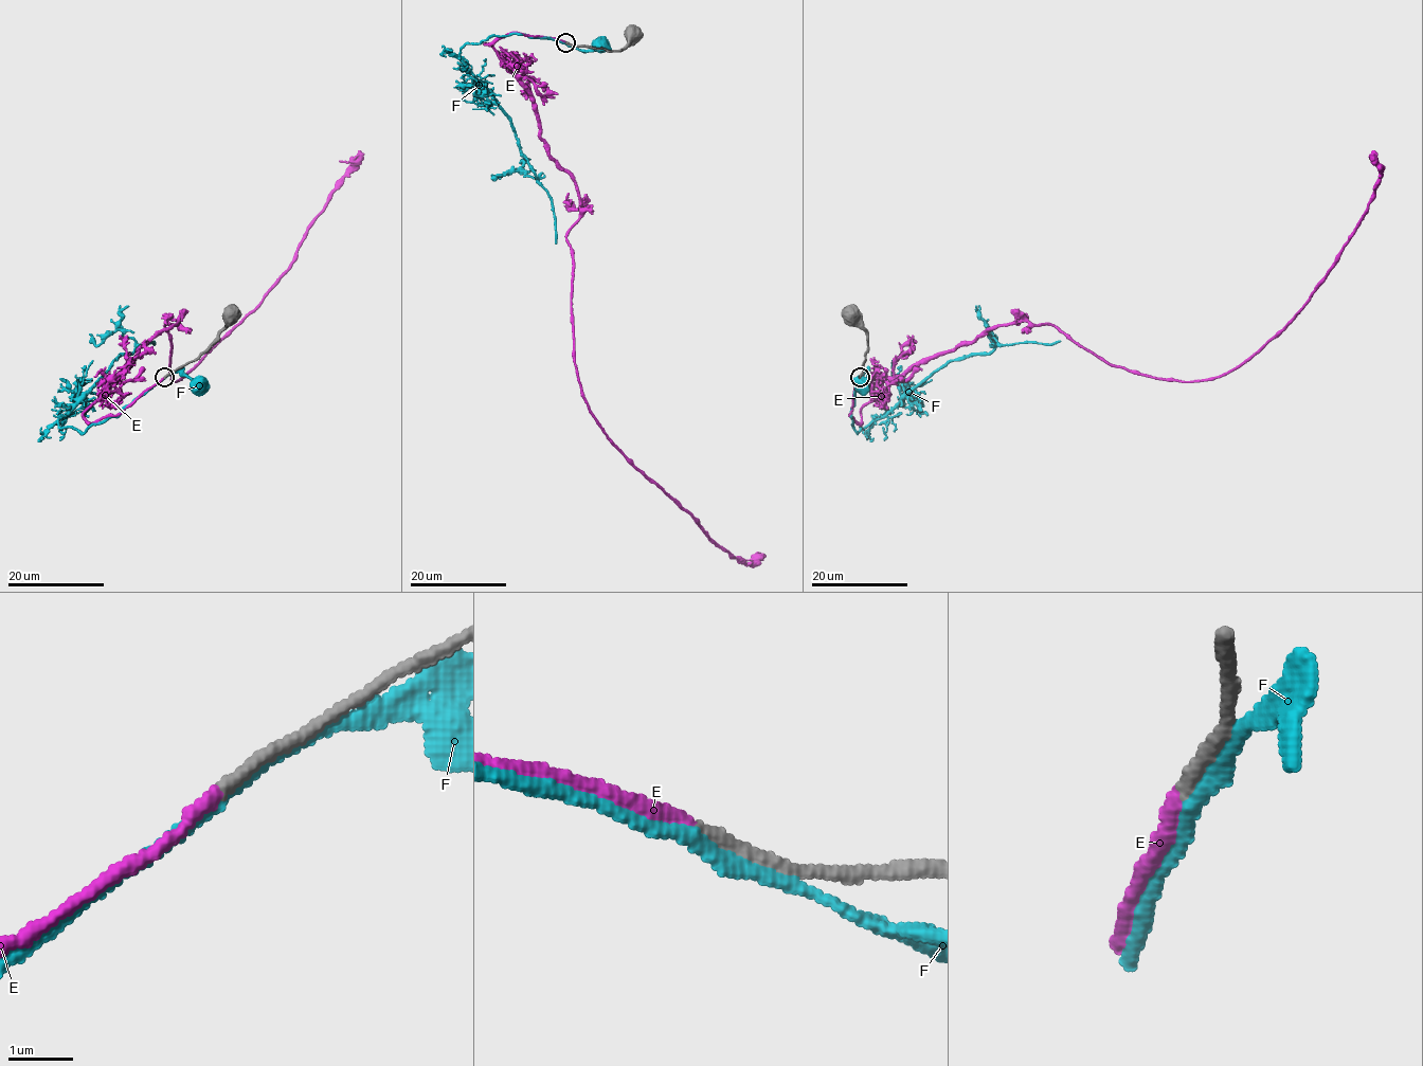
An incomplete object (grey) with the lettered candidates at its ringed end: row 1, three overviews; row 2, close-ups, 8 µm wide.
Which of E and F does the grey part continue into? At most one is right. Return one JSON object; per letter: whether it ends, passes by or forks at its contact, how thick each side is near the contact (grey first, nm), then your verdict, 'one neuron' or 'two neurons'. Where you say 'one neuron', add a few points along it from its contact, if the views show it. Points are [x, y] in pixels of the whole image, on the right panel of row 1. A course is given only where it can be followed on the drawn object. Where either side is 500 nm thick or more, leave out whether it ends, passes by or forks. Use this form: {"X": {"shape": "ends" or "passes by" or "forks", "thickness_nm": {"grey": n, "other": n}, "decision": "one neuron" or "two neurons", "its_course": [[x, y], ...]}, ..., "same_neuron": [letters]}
{"E": {"shape": "ends", "thickness_nm": {"grey": 220, "other": 200}, "decision": "one neuron", "its_course": [[860, 377], [860, 422], [913, 367], [1029, 321], [1112, 365], [1212, 379], [1303, 308], [1367, 209], [1372, 151]]}, "F": {"shape": "passes by", "thickness_nm": {"grey": 280, "other": 200}, "decision": "two neurons"}, "same_neuron": ["E"]}

